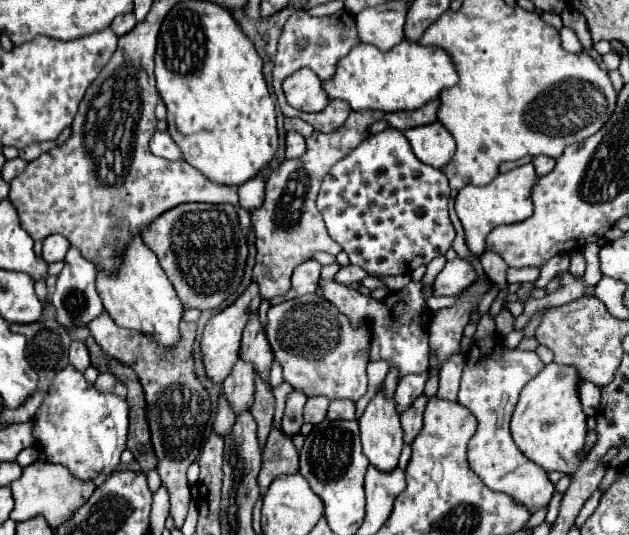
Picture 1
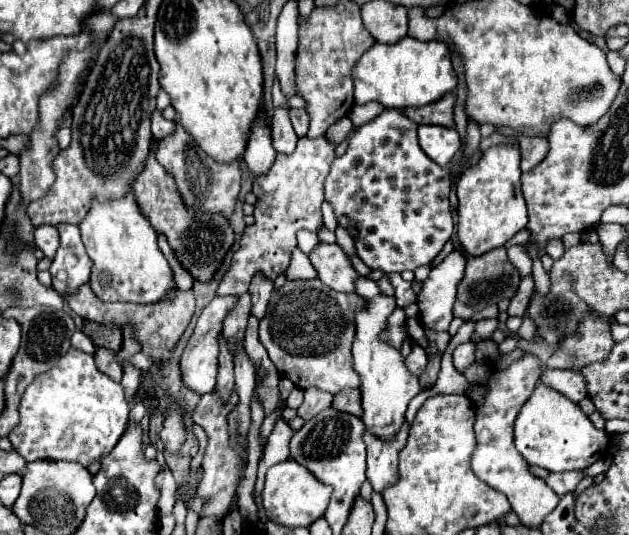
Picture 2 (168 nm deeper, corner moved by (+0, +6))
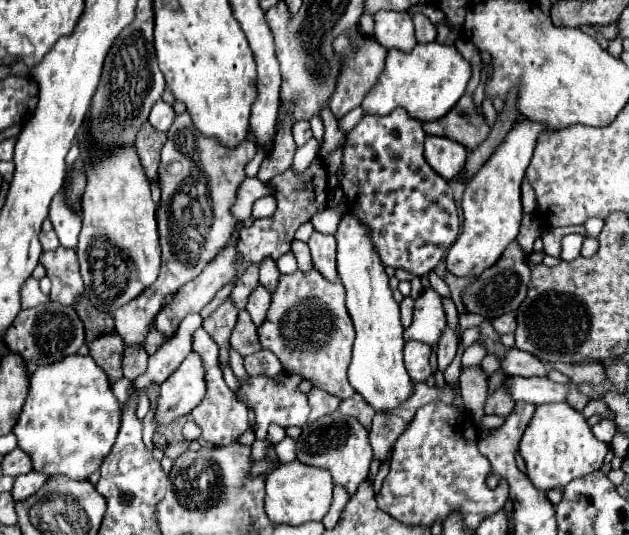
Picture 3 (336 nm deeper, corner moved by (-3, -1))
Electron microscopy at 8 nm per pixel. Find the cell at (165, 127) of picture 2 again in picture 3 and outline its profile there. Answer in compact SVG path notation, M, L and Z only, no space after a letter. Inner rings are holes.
M162 99L152 107L152 113L150 113L150 125L162 133L166 133L174 121L174 111L172 111L172 105L164 103Z

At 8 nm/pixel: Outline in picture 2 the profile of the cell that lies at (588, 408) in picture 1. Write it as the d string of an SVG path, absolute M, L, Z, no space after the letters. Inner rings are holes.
M545 368L539 376L539 382L545 386L559 390L563 396L567 396L573 402L581 402L587 396L587 386L583 376L577 370L549 370Z

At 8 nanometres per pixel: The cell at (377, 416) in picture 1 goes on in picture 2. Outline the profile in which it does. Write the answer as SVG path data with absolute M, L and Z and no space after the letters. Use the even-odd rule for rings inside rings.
M359 276L357 278L357 286L355 286L355 294L359 294L365 300L365 306L361 312L355 314L355 326L357 326L357 334L353 340L353 370L359 374L361 378L361 400L363 400L363 422L365 426L379 438L389 440L395 436L395 432L401 428L401 424L405 422L405 410L407 404L413 396L417 396L421 392L421 384L419 378L413 376L407 366L405 360L401 356L399 350L395 350L389 342L385 342L381 338L381 334L387 328L387 318L391 316L391 312L395 310L395 296L385 296L377 282L367 278L367 276Z

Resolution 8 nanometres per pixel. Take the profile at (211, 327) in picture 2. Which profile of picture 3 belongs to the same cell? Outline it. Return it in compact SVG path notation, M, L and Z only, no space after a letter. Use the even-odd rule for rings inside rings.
M192 351L180 367L162 383L156 423L166 425L172 419L188 415L206 395L204 363L200 353Z

